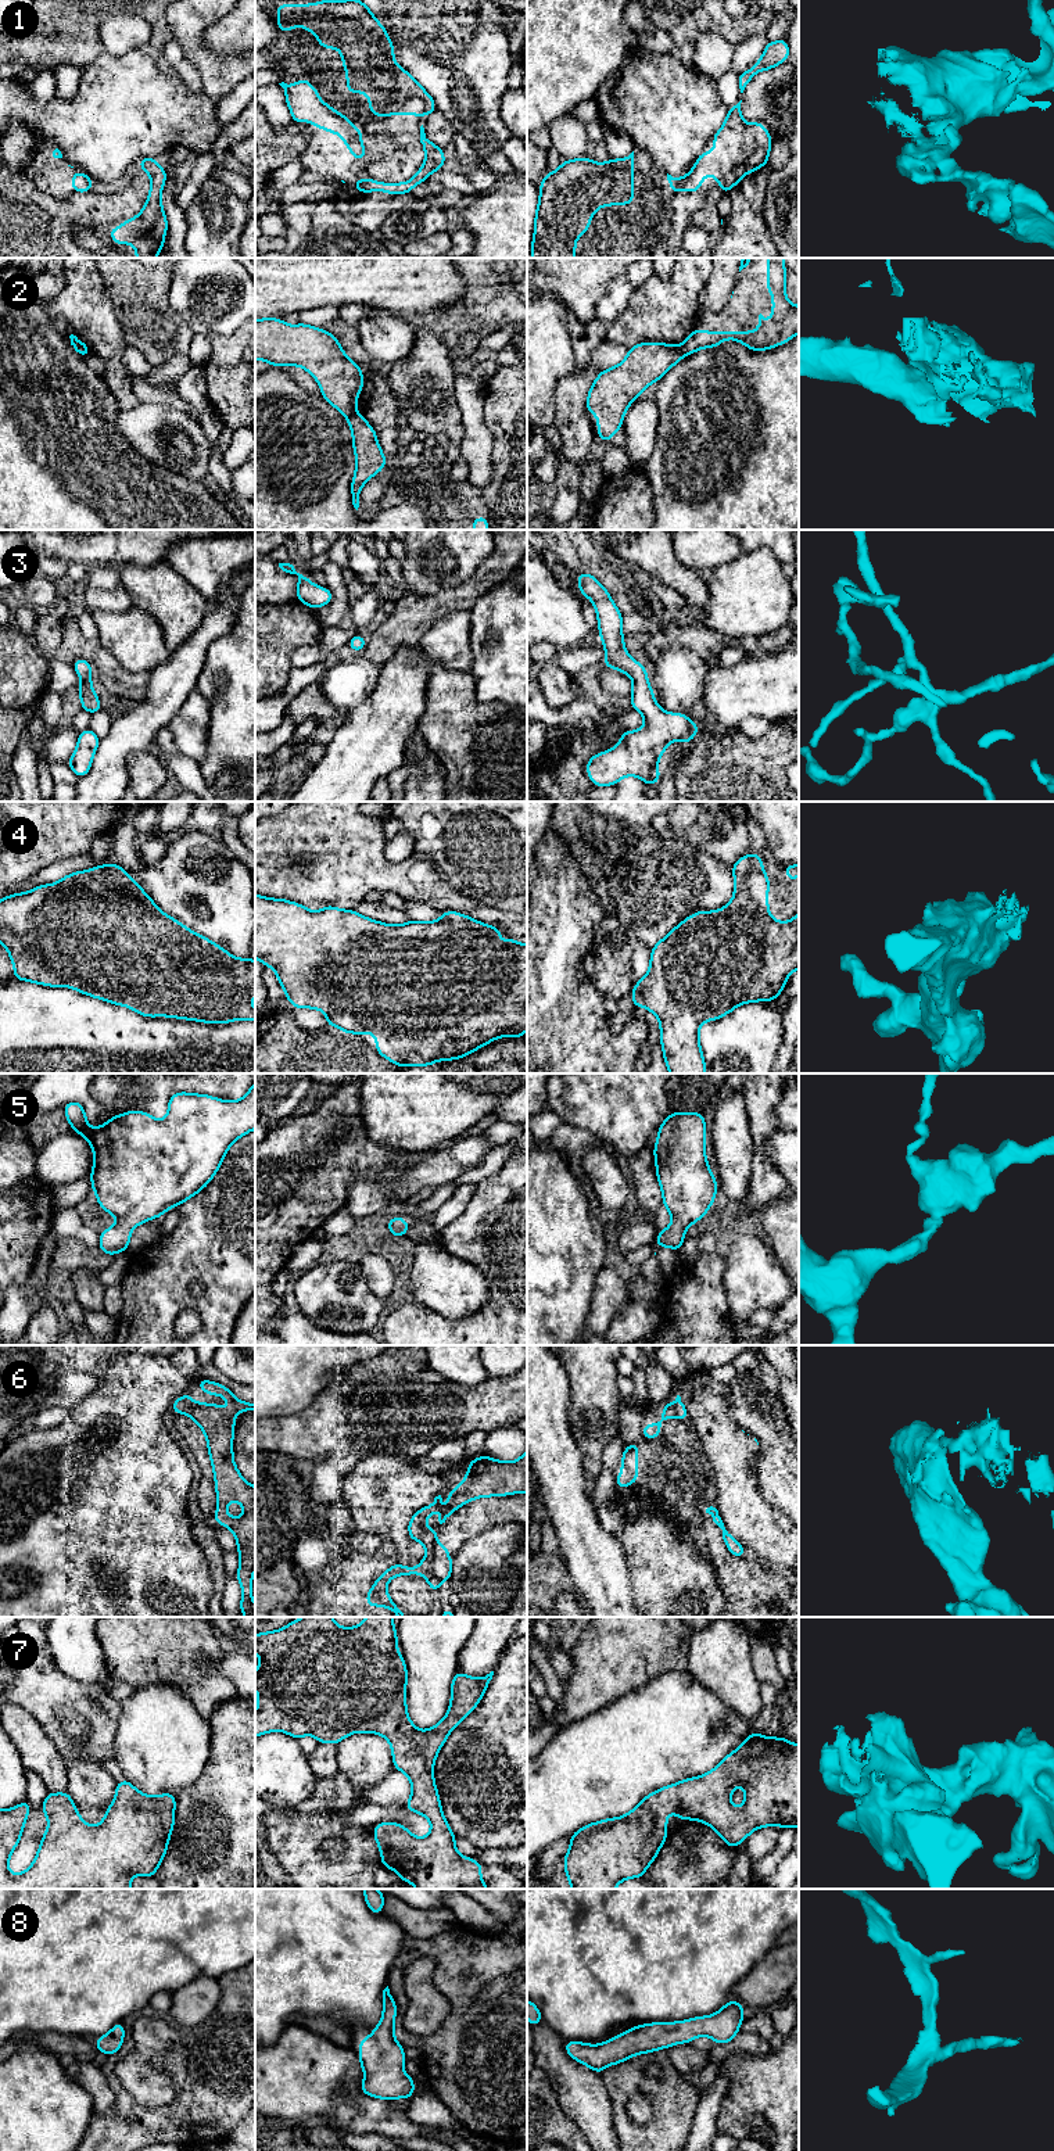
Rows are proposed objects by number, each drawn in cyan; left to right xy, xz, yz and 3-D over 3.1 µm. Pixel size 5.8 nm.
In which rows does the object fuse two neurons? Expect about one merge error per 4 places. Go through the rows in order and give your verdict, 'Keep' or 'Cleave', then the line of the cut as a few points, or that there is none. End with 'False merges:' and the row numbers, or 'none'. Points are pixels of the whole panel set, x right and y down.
1: Keep. No split
2: Cleave. Split along xz (355, 412), (347, 418)
3: Keep. No split
4: Keep. No split
5: Keep. No split
6: Cleave. Split along yz (670, 1404), (684, 1419)
7: Keep. No split
8: Keep. No split
False merges: 2, 6

